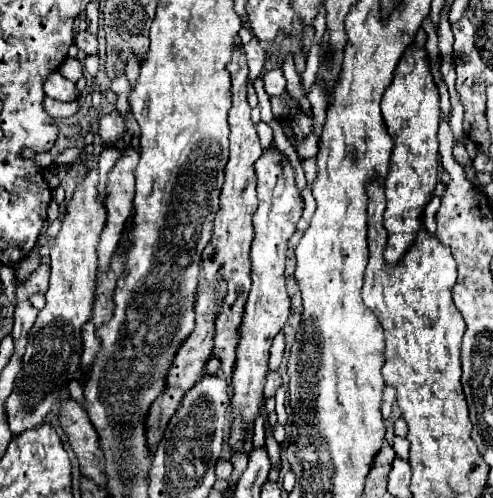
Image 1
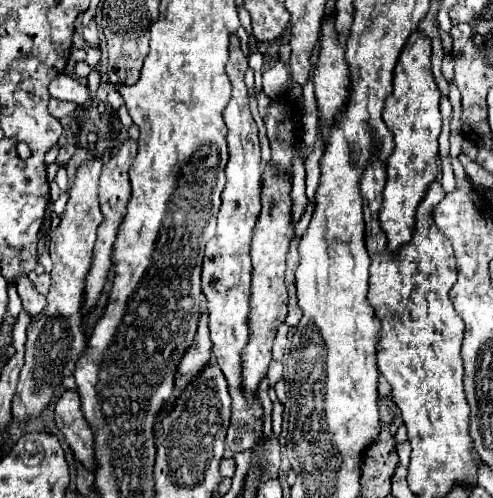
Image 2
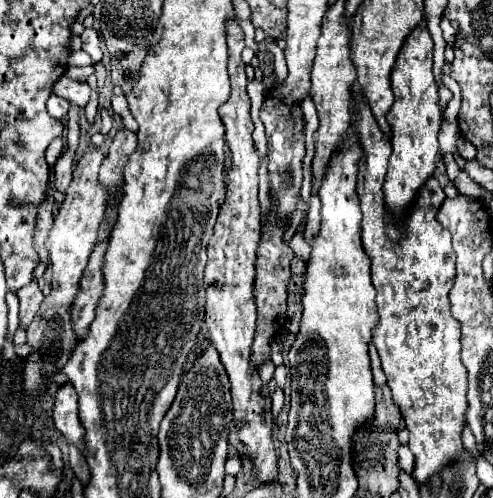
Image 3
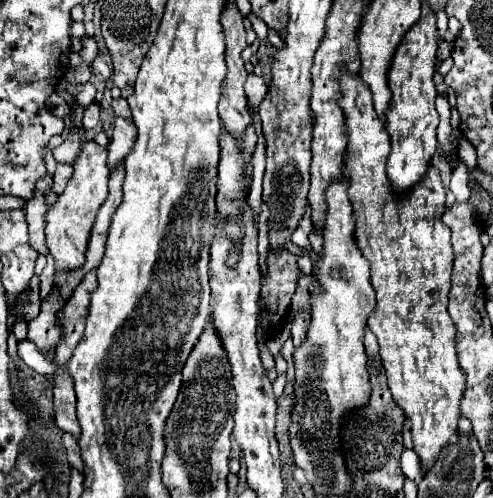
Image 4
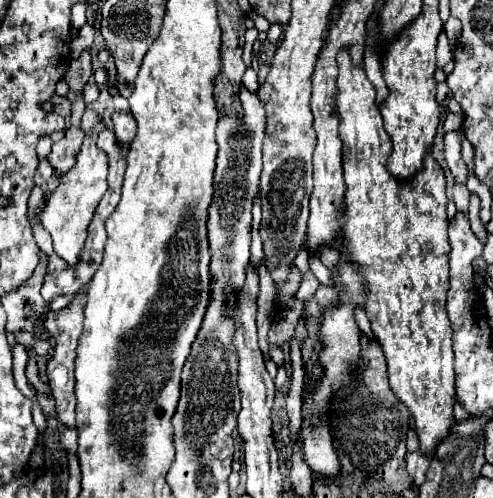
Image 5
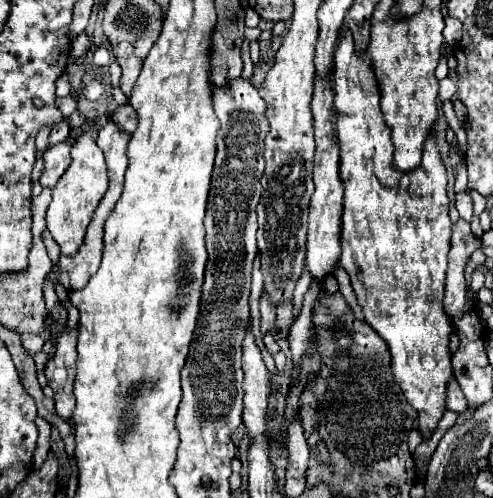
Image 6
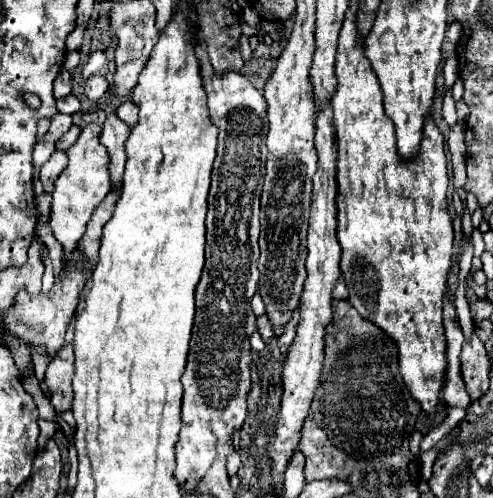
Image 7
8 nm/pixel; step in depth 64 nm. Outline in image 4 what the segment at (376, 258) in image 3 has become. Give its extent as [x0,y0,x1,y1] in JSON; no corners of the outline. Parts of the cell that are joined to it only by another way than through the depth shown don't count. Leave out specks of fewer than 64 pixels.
[340,70,464,472]

